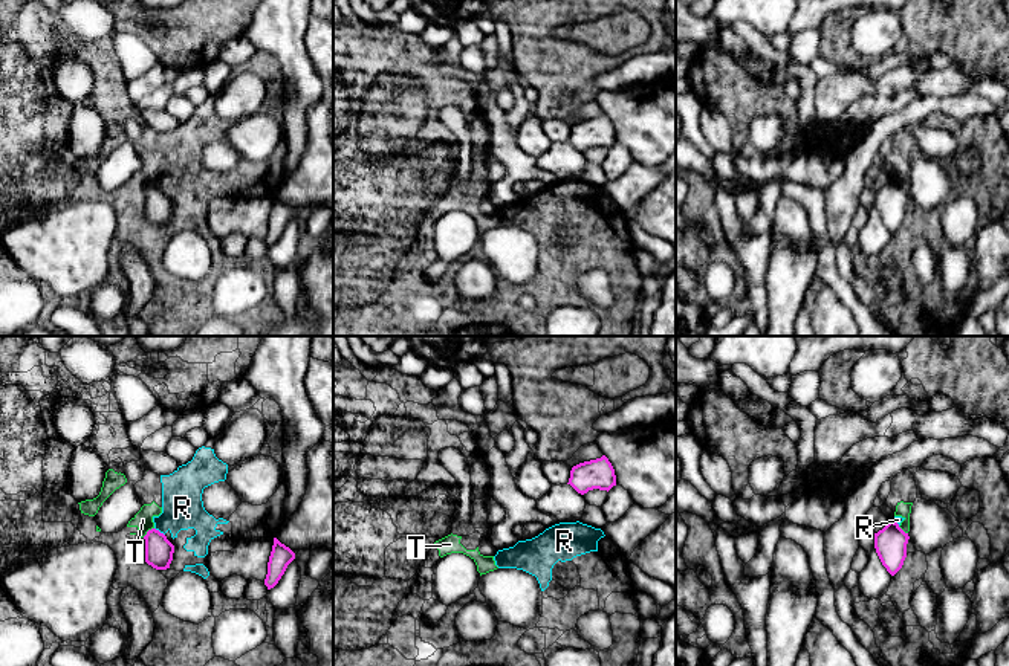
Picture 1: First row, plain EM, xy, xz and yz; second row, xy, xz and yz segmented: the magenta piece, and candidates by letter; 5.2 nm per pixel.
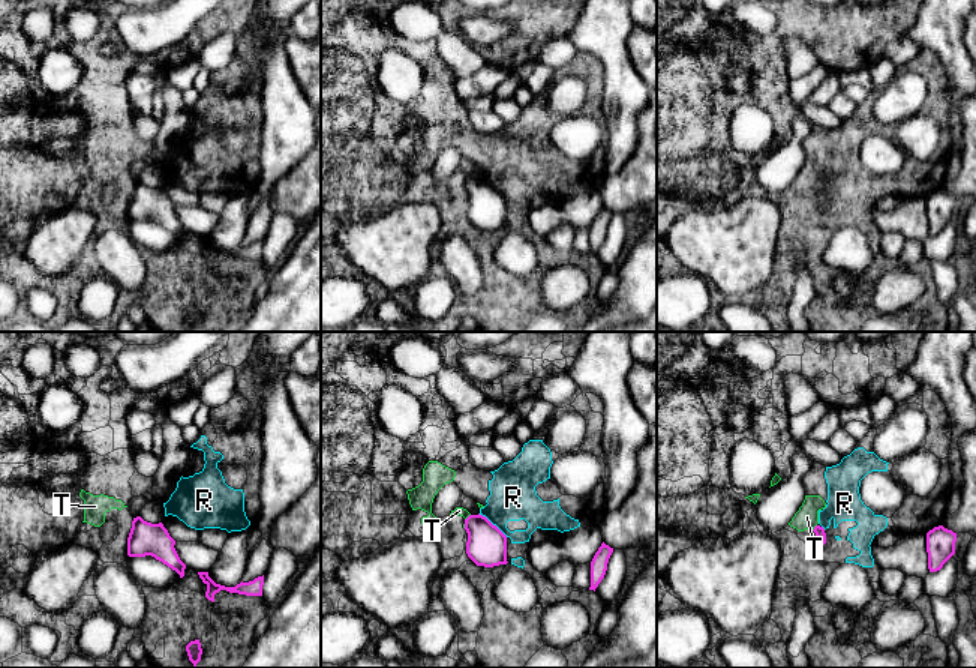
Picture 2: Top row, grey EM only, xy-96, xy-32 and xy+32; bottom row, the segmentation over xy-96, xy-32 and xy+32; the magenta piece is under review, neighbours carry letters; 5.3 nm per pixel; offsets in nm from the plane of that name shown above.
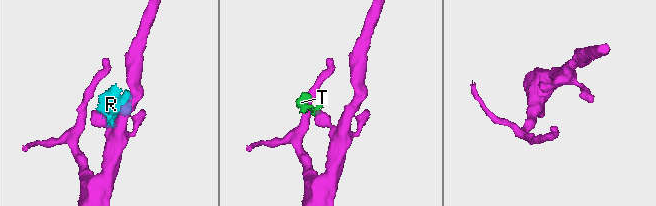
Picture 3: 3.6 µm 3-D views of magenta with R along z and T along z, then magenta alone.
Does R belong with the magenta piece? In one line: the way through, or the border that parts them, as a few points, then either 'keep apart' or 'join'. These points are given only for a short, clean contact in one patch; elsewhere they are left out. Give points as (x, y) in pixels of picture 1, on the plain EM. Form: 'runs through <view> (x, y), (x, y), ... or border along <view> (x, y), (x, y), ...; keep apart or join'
border along xy (155, 185), (164, 193); keep apart

